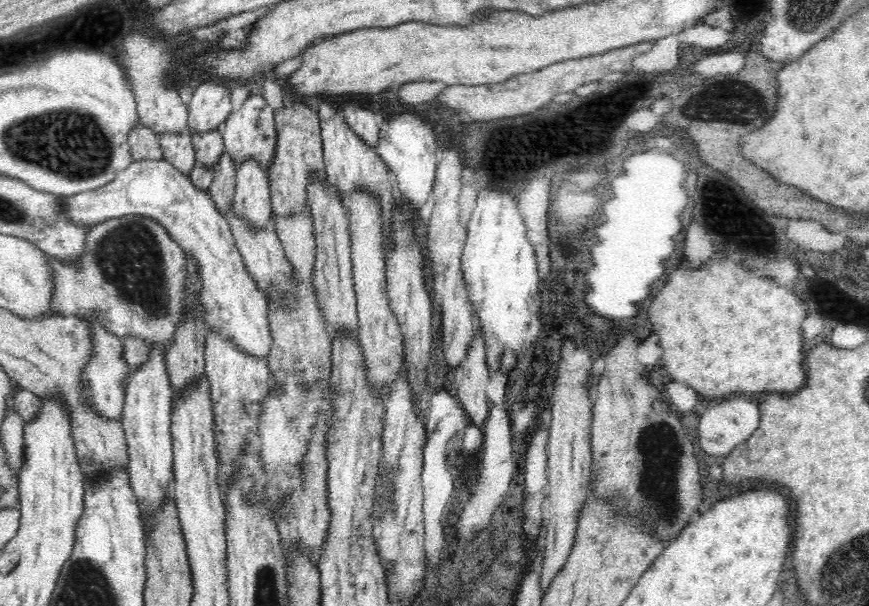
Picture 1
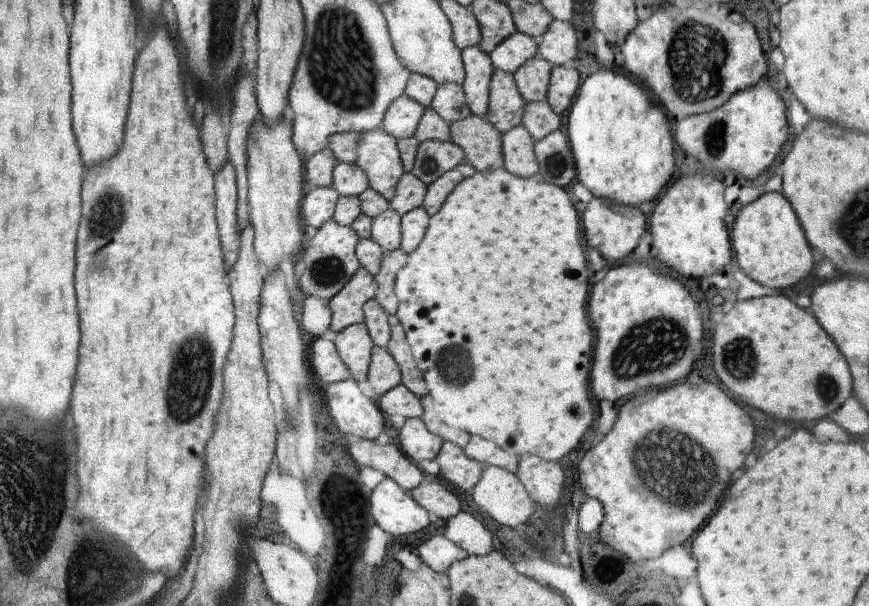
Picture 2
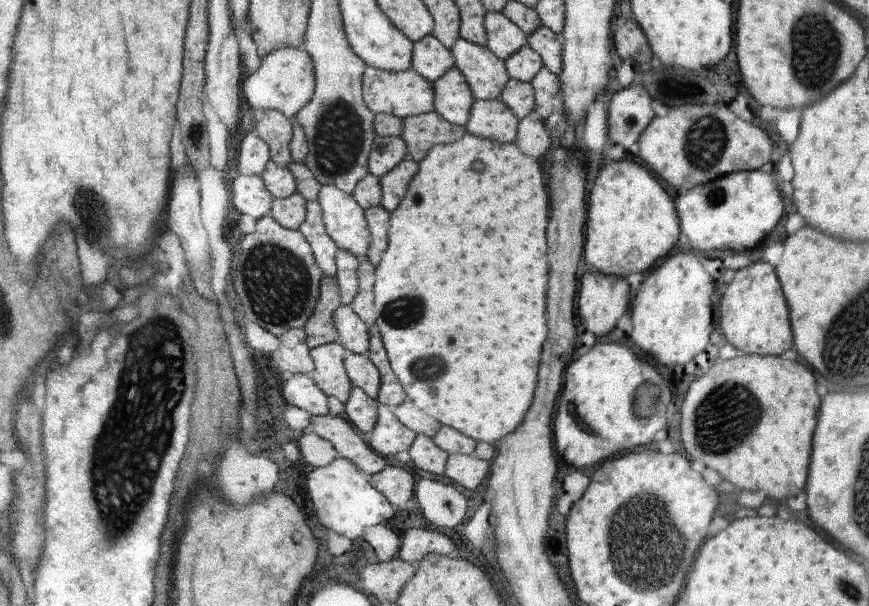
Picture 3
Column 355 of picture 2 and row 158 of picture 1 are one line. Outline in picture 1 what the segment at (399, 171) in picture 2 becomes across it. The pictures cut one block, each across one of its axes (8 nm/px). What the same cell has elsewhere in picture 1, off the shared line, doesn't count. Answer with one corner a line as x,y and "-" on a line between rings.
160,160
133,161
116,178
96,190
61,197
65,216
76,226
96,226
128,214
147,216
163,226
187,258
195,260
199,276
199,301
209,330
223,334
244,354
268,360
272,335
266,294
247,273
228,219
219,213
208,190
198,190
172,163

